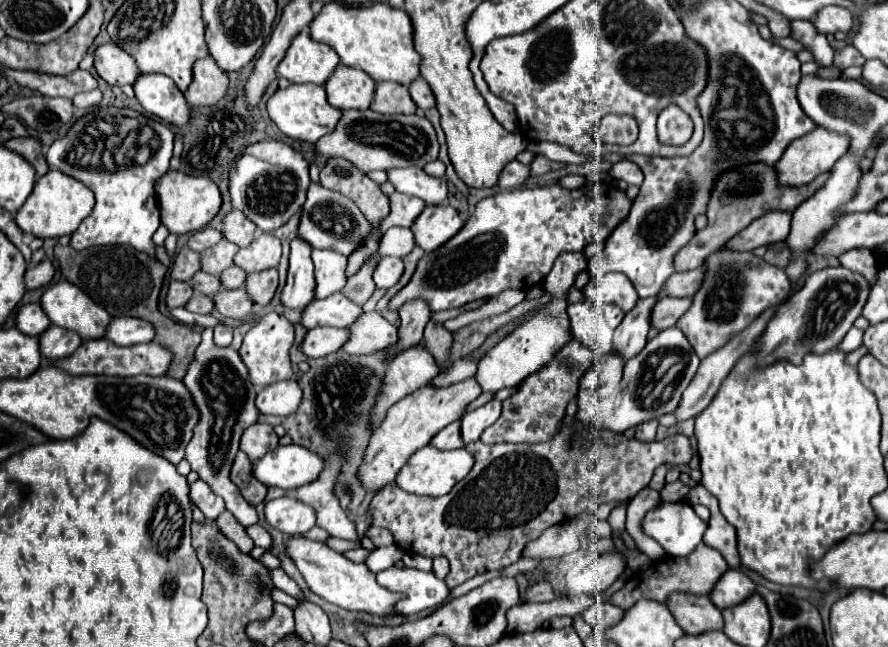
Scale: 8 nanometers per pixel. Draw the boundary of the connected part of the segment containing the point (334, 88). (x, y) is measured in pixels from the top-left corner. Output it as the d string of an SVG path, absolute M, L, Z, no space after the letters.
M340 63L324 89L328 93L328 103L340 111L368 109L374 99L376 81L366 71Z

